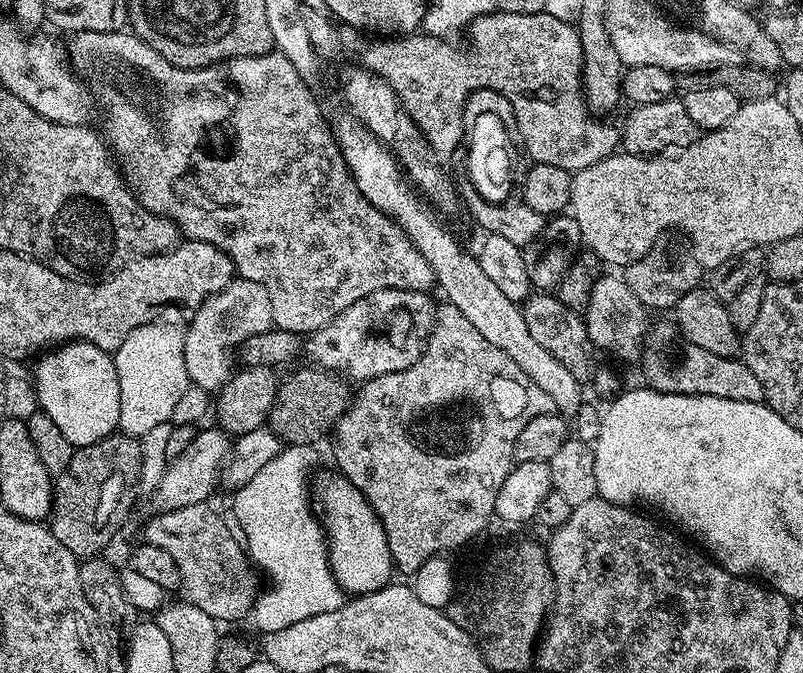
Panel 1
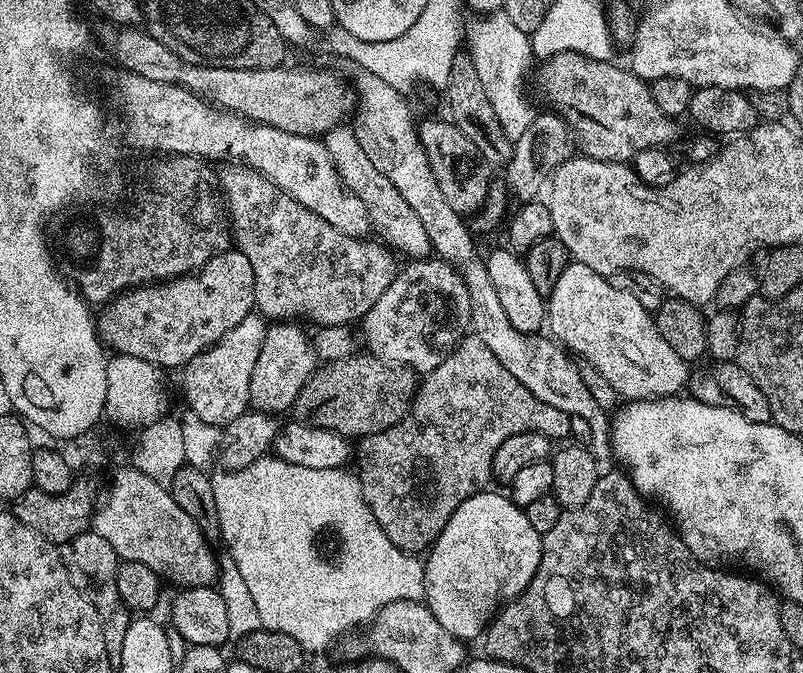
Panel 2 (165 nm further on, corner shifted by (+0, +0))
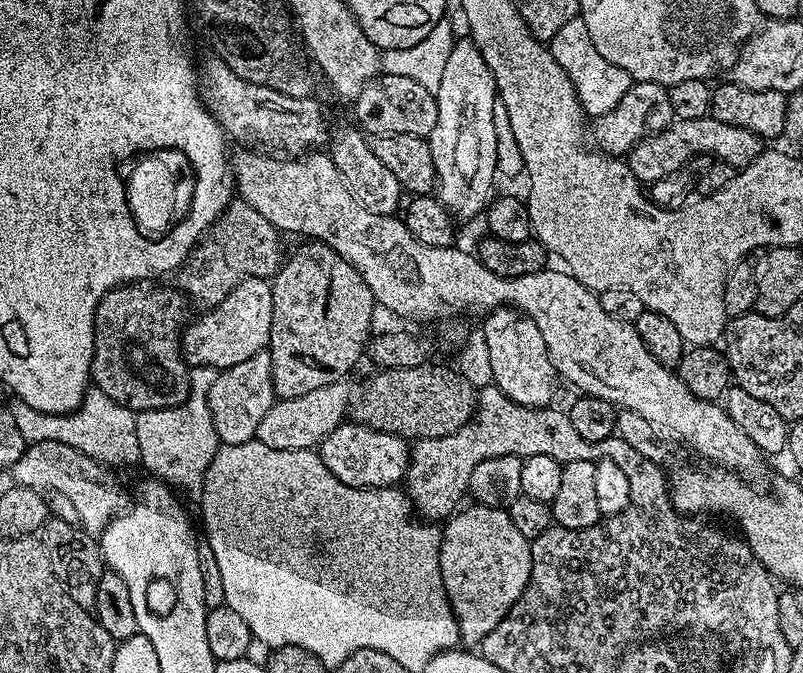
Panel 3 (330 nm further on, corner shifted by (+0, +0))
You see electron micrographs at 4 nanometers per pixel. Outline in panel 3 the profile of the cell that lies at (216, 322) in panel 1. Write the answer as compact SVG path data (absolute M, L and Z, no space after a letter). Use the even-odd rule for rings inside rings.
M266 350L258 352L250 358L246 358L244 362L238 362L236 366L217 371L212 384L207 388L206 395L209 414L221 445L241 444L255 440L258 426L262 422L262 418L266 418L266 410L270 410L278 399L272 385L272 359L270 354Z

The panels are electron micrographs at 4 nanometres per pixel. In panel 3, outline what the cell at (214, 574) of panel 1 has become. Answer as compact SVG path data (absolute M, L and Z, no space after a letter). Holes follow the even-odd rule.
M66 442L28 444L22 458L18 458L10 470L10 476L17 485L66 494L66 498L70 498L70 503L78 509L79 527L93 534L103 532L113 516L121 511L120 484L115 474L111 467L74 450L74 446L66 446Z

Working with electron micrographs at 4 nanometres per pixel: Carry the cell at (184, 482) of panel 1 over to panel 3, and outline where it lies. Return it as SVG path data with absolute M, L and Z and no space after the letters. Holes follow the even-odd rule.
M337 382L318 390L310 390L310 394L302 394L298 398L277 399L272 408L266 410L266 418L262 418L258 426L256 439L274 450L315 449L339 424L345 423L350 408L346 385L347 383Z

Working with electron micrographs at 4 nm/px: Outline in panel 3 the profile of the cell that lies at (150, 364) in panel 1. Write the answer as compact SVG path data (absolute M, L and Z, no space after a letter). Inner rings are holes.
M196 367L189 371L190 393L183 404L170 408L155 408L150 411L137 413L135 425L137 427L137 439L140 450L140 464L145 467L149 475L166 483L169 487L180 491L188 492L192 496L199 495L204 486L205 472L213 461L214 454L220 447L217 438L217 431L209 414L207 401L207 388L214 379L214 370L210 367Z

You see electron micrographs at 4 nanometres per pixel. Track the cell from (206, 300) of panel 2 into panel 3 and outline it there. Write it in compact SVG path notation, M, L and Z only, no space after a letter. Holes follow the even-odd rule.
M249 276L221 304L215 304L185 327L180 338L180 350L185 364L223 370L244 362L265 351L270 342L270 326L274 314L272 285L263 276ZM196 320L196 321L195 321Z

